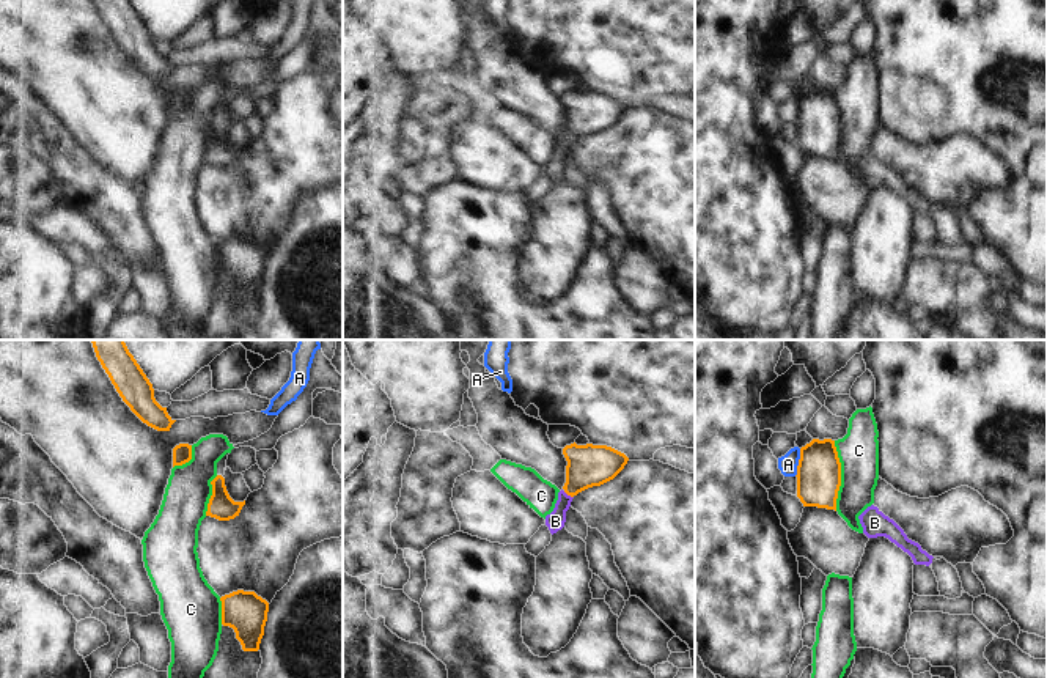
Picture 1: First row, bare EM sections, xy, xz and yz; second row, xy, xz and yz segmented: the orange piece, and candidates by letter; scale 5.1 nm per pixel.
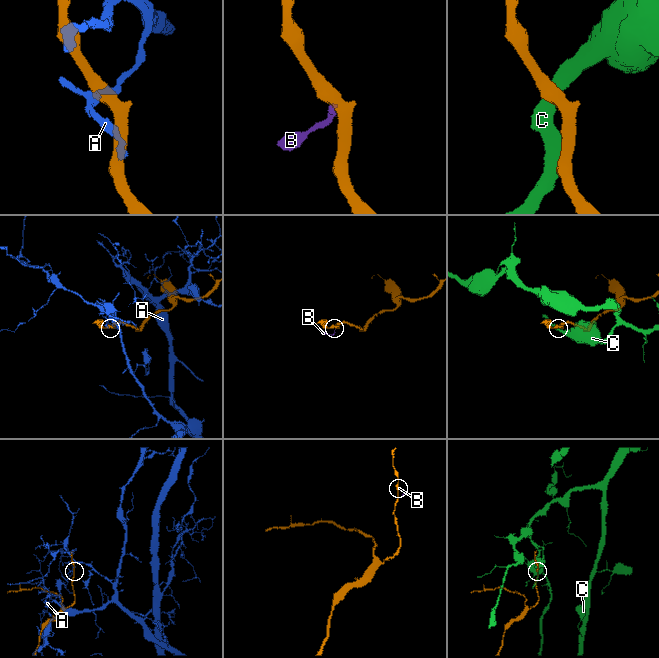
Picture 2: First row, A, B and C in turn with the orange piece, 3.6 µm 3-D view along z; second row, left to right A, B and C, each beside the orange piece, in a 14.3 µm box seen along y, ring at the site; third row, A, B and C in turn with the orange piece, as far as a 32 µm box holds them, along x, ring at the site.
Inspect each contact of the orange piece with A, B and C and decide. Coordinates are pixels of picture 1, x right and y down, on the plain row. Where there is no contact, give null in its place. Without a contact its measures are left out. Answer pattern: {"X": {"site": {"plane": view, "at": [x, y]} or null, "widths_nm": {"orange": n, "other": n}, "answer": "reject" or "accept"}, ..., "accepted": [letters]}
{"A": {"site": {"plane": "yz", "at": [799, 110]}, "widths_nm": {"orange": 220, "other": 100}, "answer": "reject"}, "B": {"site": {"plane": "xz", "at": [568, 142]}, "widths_nm": {"orange": 220, "other": 100}, "answer": "accept"}, "C": {"site": {"plane": "yz", "at": [840, 123]}, "widths_nm": {"orange": 220, "other": 200}, "answer": "reject"}, "accepted": ["B"]}

